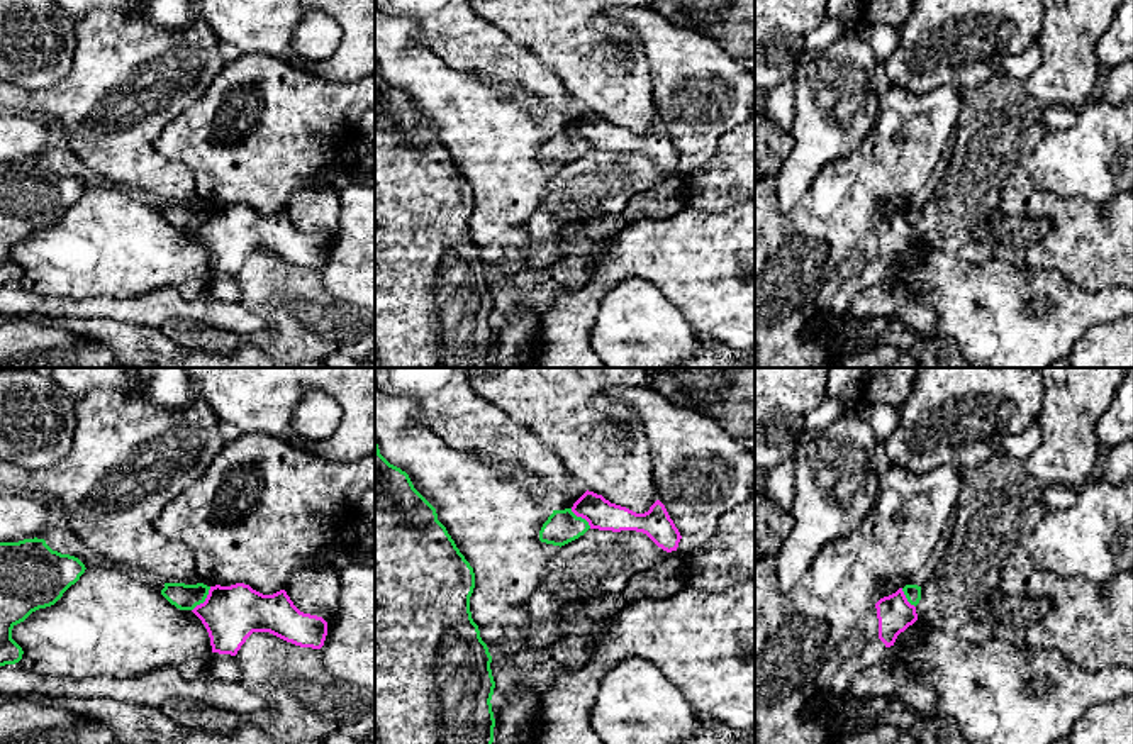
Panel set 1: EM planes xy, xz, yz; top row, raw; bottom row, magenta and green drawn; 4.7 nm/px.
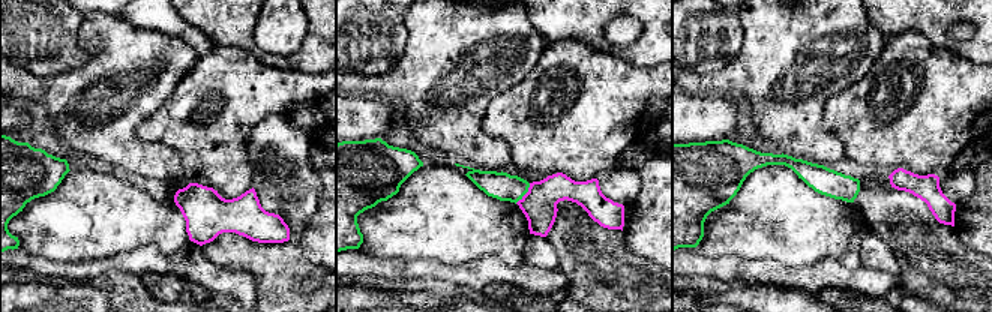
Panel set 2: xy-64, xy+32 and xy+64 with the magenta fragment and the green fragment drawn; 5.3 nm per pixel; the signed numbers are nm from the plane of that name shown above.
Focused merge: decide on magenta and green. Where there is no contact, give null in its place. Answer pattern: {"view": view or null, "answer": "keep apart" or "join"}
{"view": "xy", "answer": "keep apart"}

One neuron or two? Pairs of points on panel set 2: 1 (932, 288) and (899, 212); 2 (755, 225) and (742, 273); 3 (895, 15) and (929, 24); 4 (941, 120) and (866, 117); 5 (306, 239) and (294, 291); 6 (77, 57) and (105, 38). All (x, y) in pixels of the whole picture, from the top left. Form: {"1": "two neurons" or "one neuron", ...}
{"1": "one neuron", "2": "two neurons", "3": "one neuron", "4": "one neuron", "5": "two neurons", "6": "two neurons"}

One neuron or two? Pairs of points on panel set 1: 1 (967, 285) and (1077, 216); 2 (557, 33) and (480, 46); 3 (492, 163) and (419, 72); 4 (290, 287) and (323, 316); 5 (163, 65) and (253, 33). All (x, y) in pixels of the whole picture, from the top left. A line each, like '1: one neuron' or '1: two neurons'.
1: two neurons
2: two neurons
3: one neuron
4: one neuron
5: two neurons

